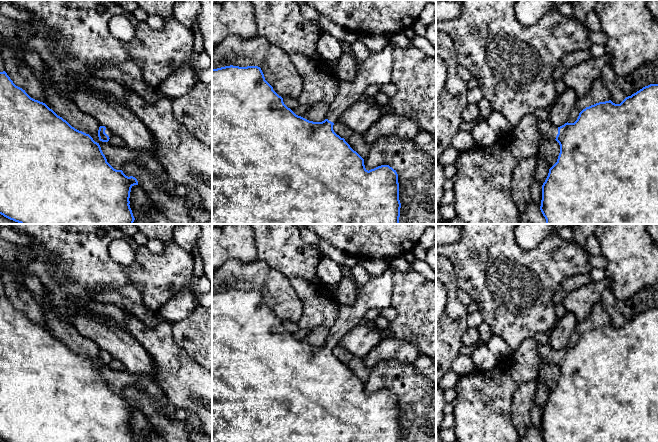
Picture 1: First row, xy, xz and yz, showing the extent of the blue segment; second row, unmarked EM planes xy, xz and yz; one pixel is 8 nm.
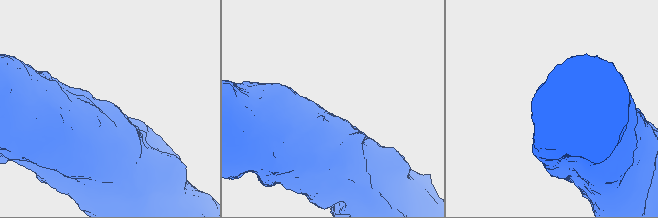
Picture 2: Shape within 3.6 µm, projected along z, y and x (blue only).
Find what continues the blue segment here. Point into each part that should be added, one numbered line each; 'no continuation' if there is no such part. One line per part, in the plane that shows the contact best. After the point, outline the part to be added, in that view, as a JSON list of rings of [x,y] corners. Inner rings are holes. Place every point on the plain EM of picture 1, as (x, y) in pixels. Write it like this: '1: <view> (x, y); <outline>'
1: yz (545, 352); [[[549,344],[547,345],[538,345],[537,354],[540,361],[544,361],[547,364],[555,364],[558,358],[558,352],[553,350]]]

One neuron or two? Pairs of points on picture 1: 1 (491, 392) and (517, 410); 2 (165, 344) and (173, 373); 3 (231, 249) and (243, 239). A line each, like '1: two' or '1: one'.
1: two
2: one
3: one

